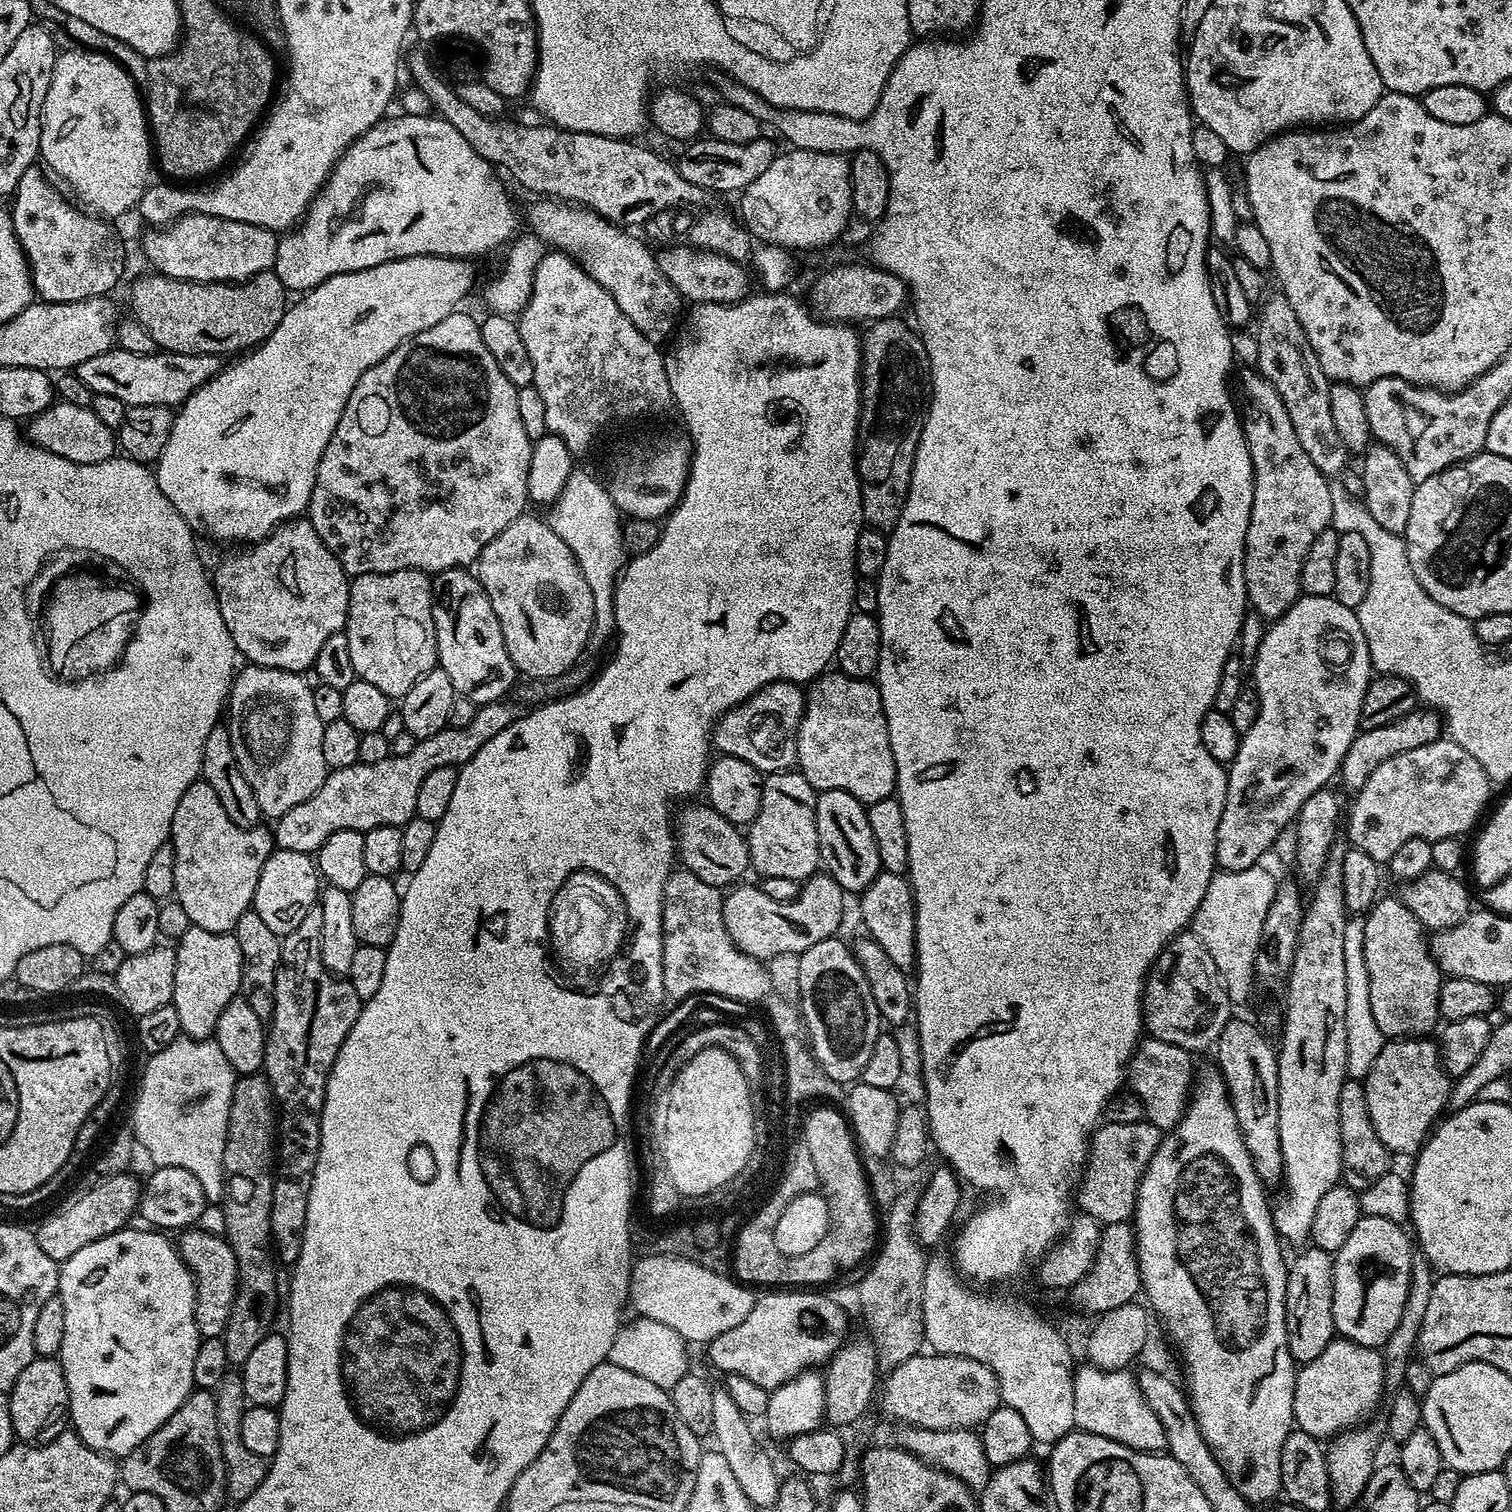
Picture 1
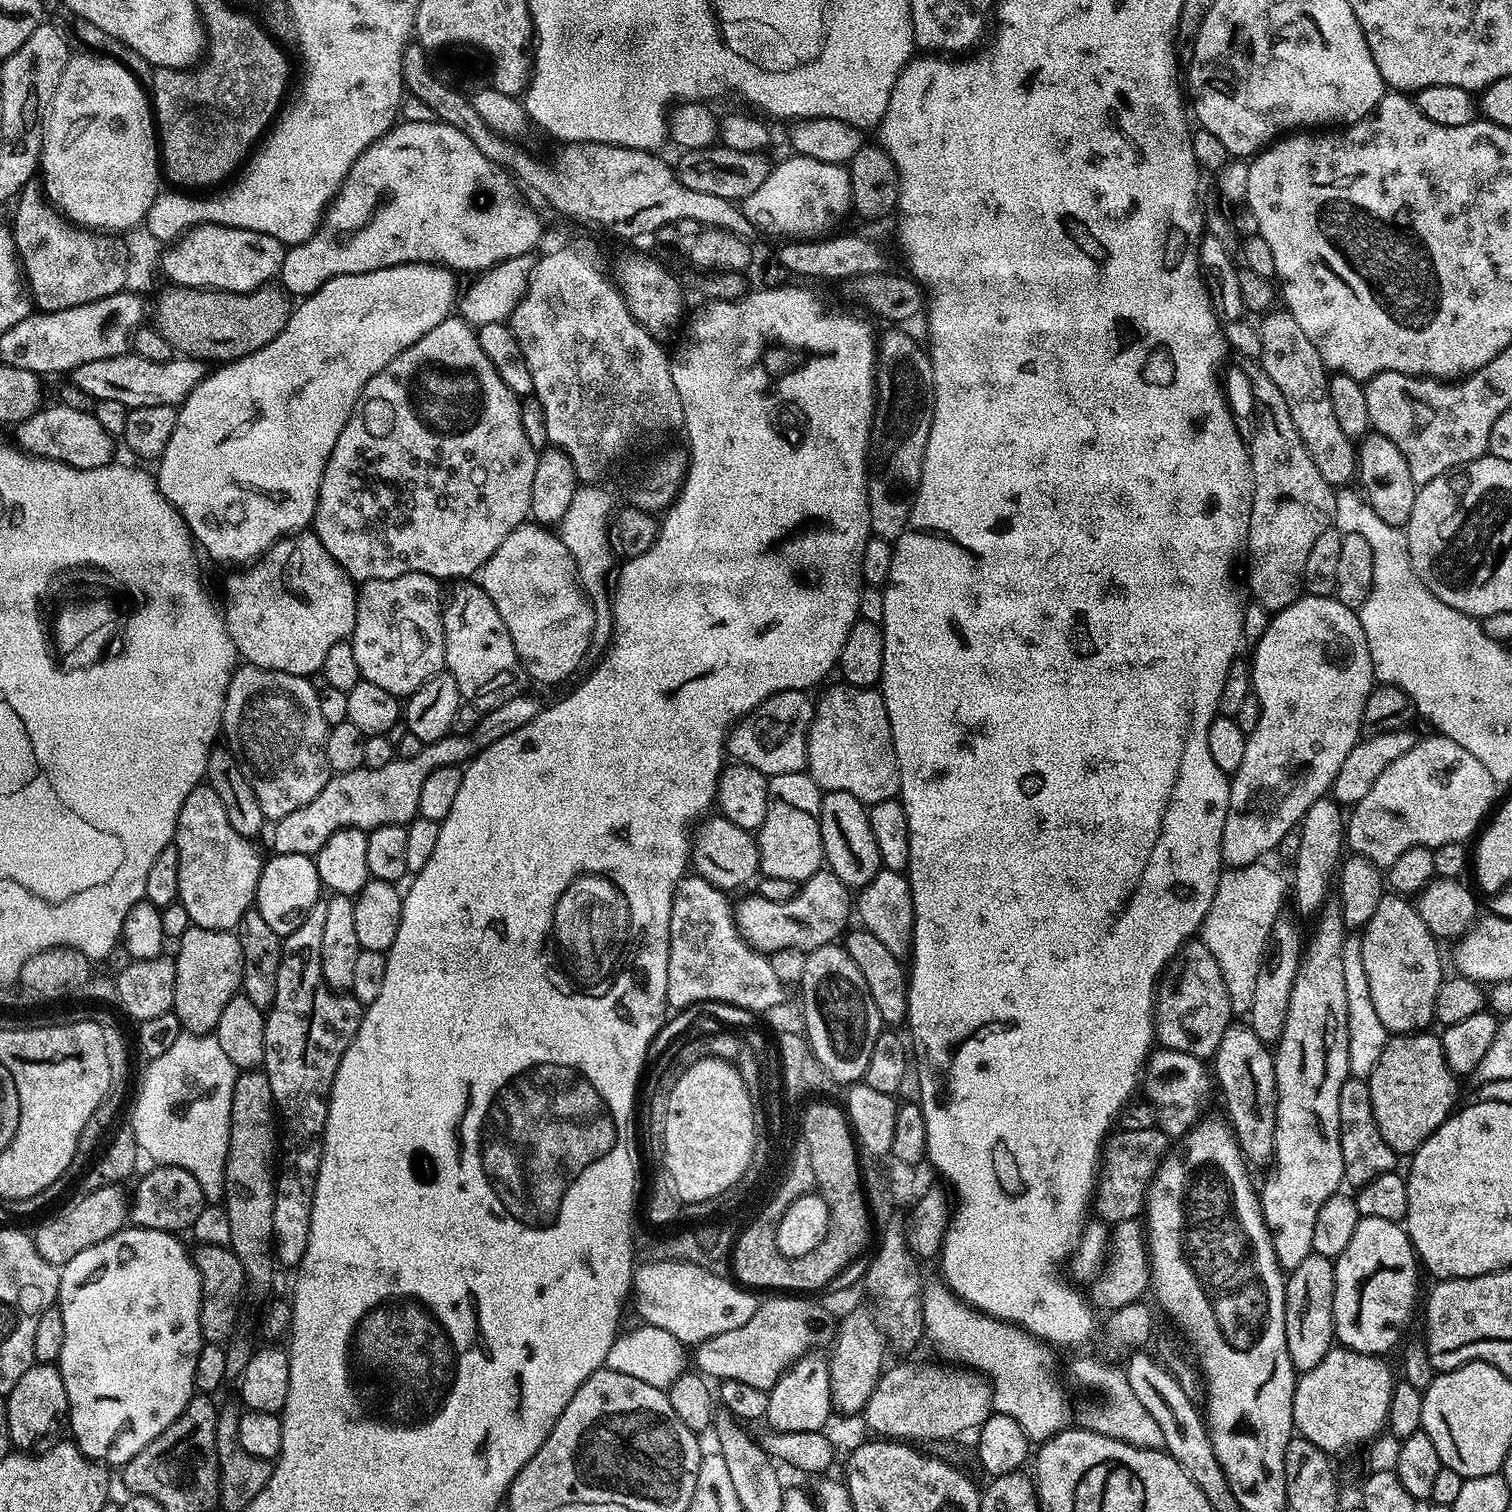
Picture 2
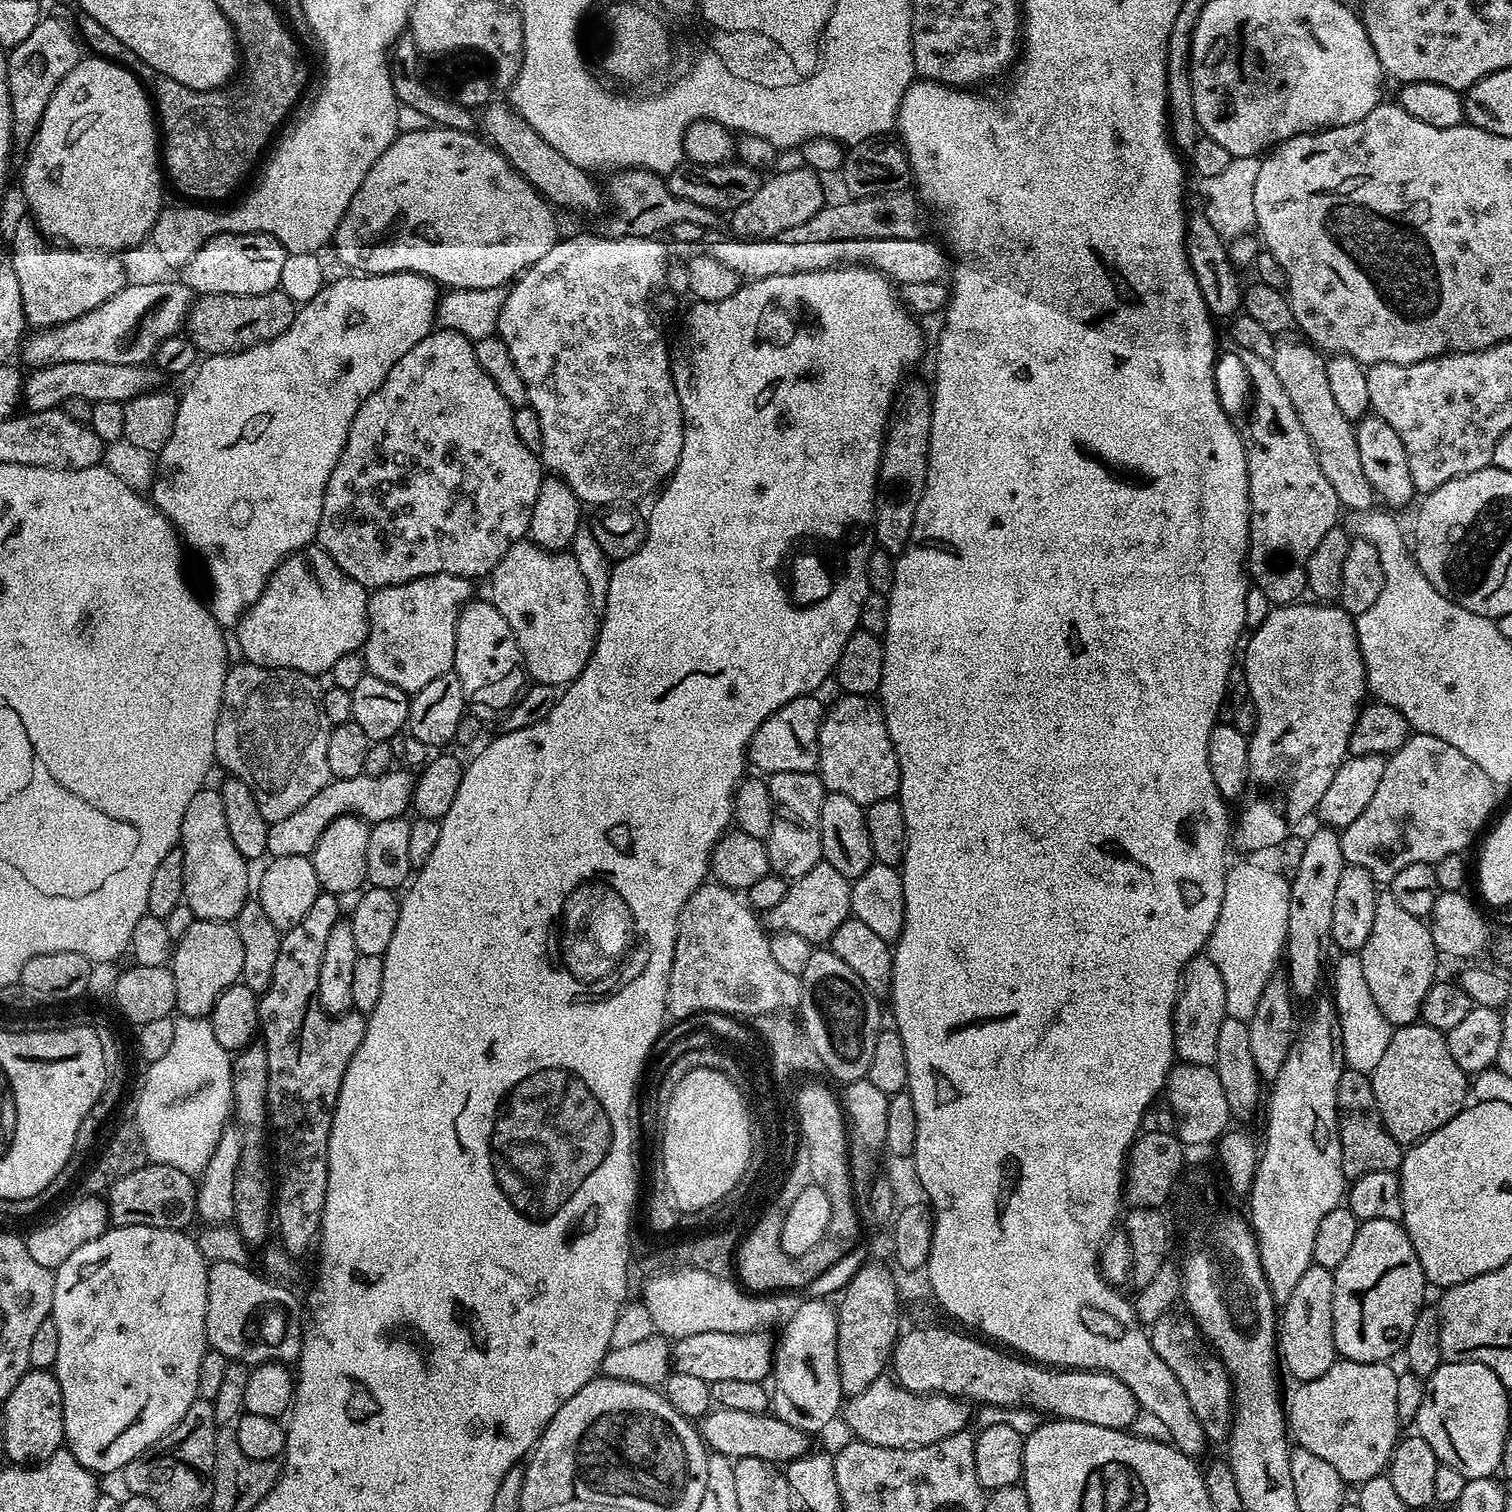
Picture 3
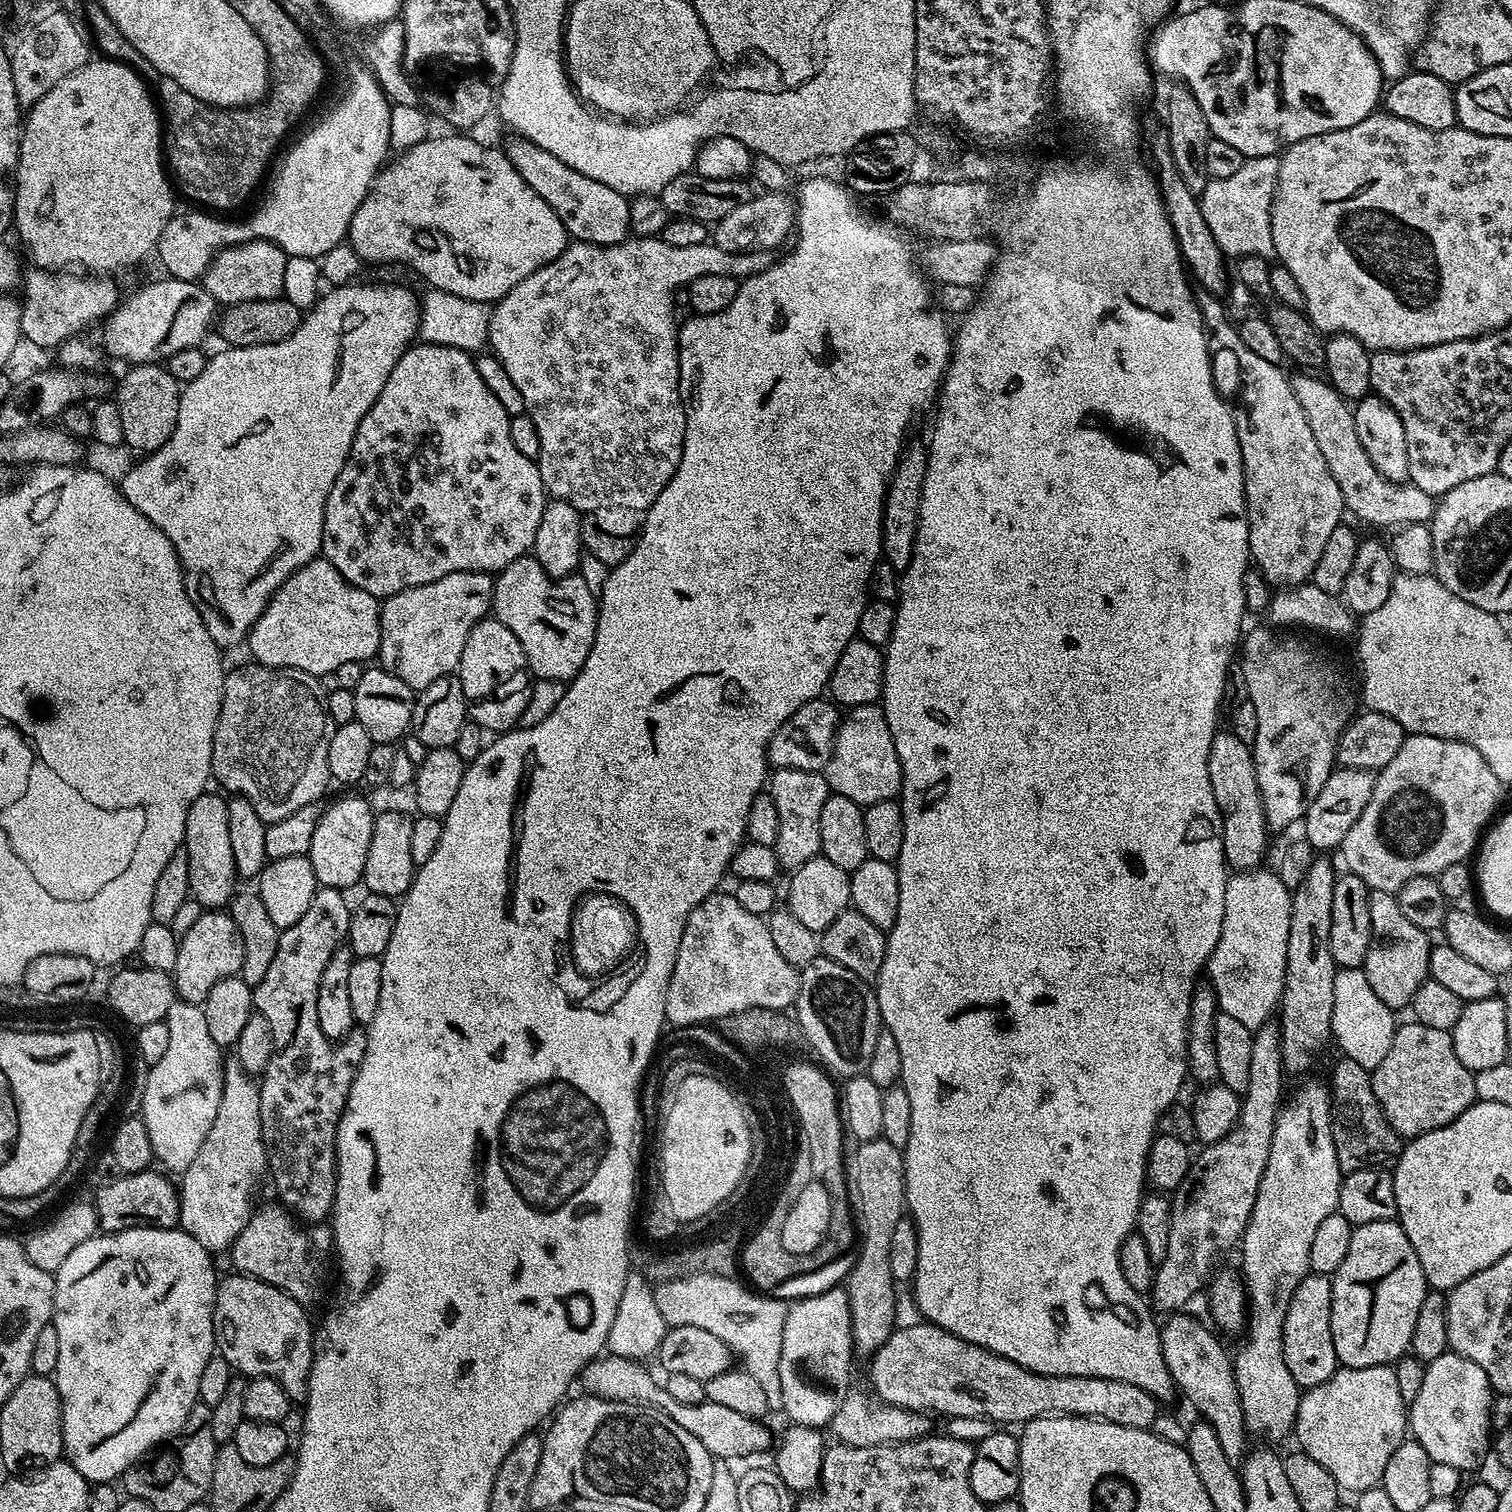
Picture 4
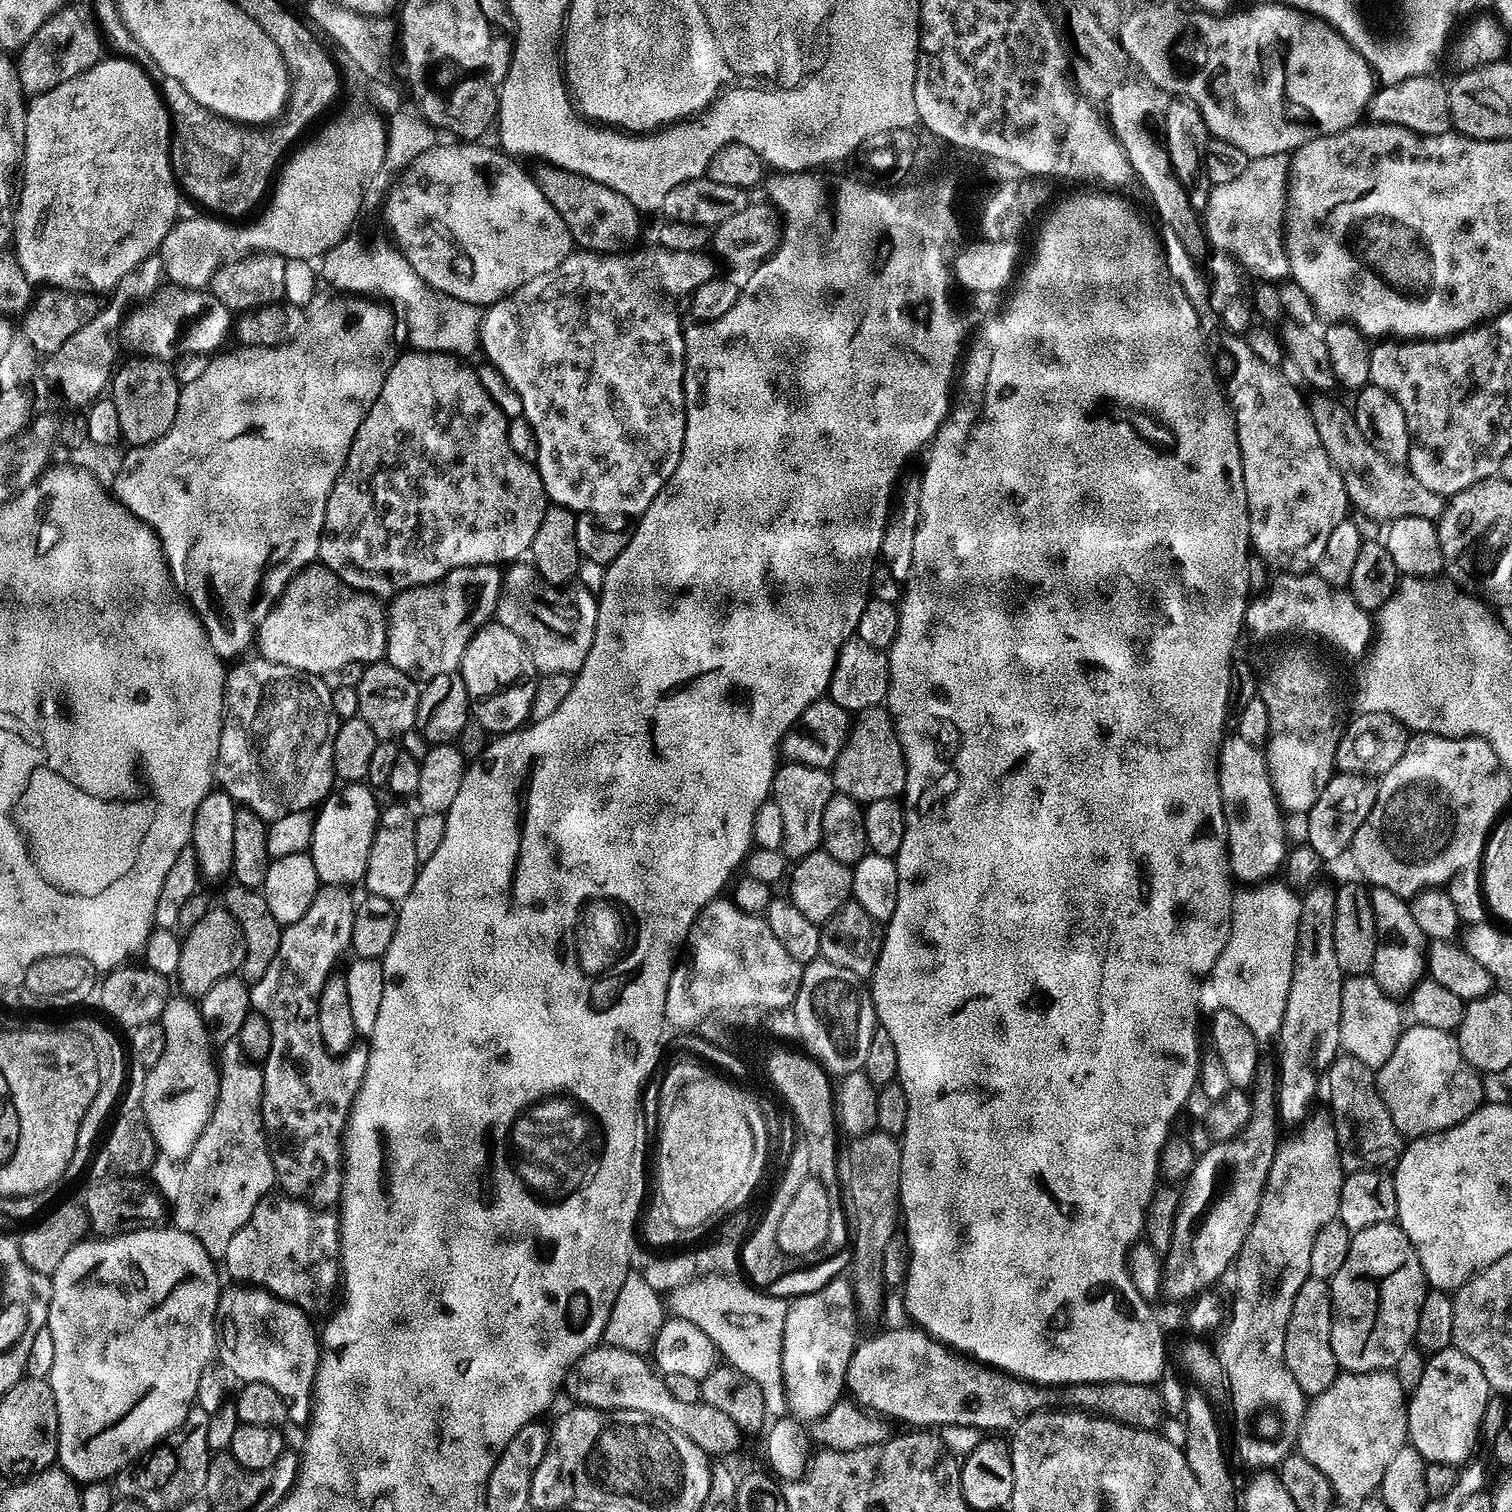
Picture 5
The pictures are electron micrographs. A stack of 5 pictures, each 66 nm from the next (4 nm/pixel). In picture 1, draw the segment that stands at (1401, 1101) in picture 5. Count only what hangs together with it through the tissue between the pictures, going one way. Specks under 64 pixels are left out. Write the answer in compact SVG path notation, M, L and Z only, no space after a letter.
M1432 1038L1389 1039L1382 1046L1382 1054L1378 1054L1374 1066L1370 1066L1368 1075L1364 1077L1362 1083L1366 1090L1366 1106L1370 1106L1370 1122L1374 1122L1378 1138L1382 1138L1382 1146L1386 1146L1396 1158L1415 1157L1424 1147L1424 1141L1428 1139L1434 1125L1447 1109L1448 1094L1453 1086L1453 1081L1440 1060L1437 1041Z

